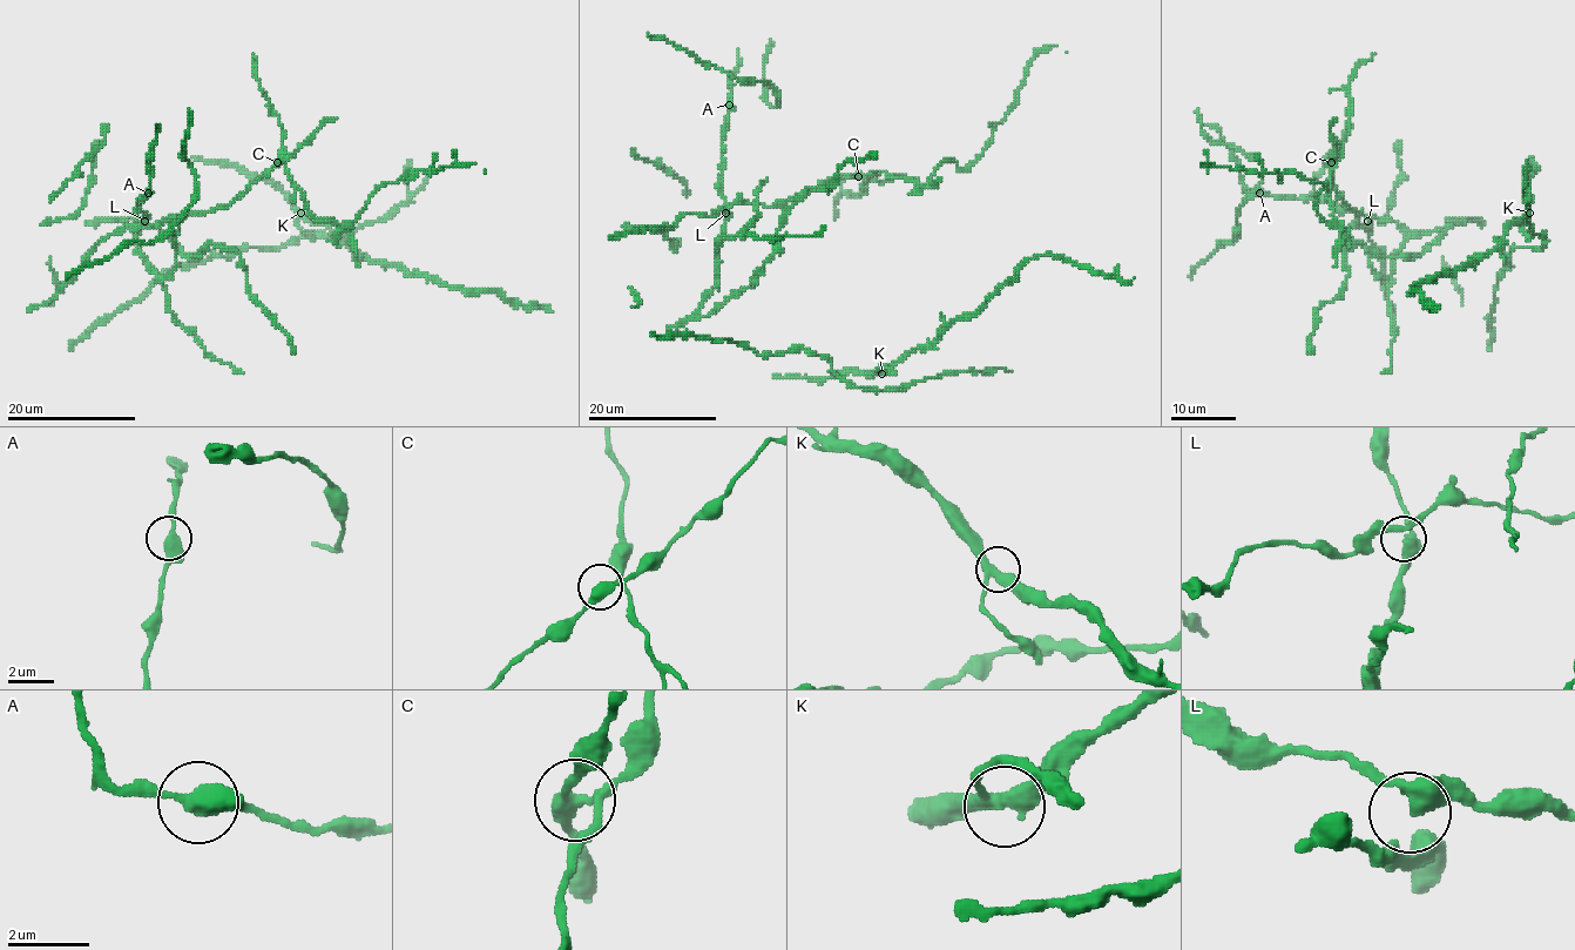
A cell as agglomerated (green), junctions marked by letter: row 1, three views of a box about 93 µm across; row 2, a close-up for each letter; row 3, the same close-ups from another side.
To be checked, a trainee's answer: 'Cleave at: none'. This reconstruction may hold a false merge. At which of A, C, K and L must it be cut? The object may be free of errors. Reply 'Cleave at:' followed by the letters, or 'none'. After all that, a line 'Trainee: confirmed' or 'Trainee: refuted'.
Cleave at: C
Trainee: refuted

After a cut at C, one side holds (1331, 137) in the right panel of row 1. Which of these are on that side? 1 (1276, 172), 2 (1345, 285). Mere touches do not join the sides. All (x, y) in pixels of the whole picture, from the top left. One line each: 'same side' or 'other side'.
1: other side
2: same side

